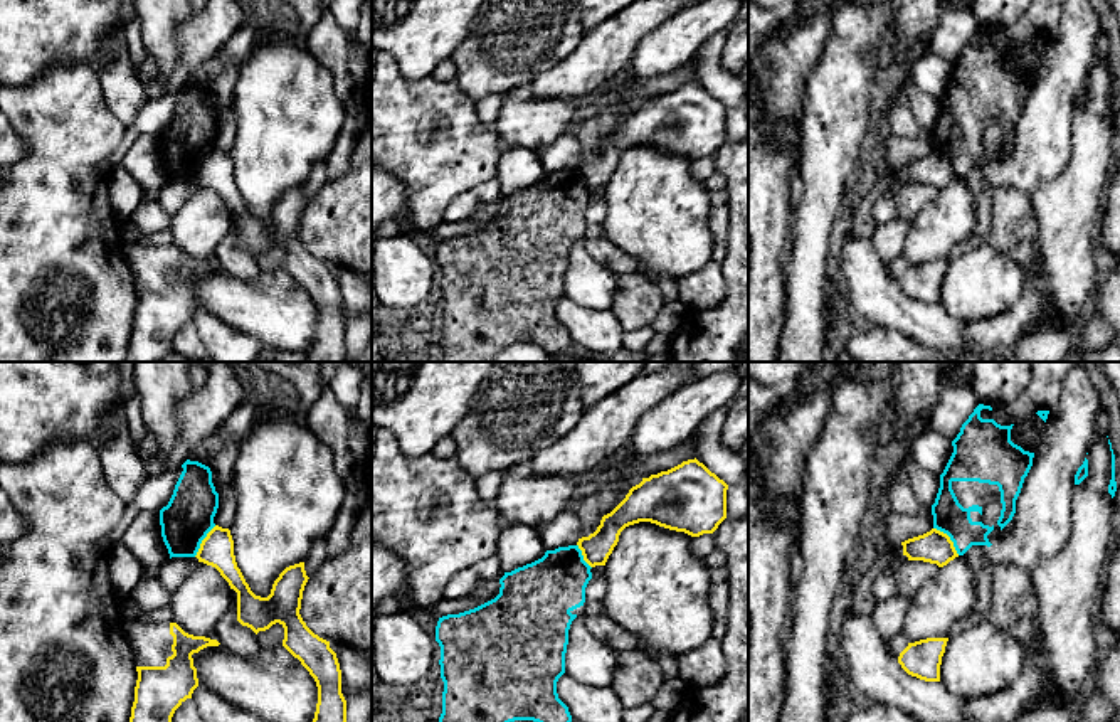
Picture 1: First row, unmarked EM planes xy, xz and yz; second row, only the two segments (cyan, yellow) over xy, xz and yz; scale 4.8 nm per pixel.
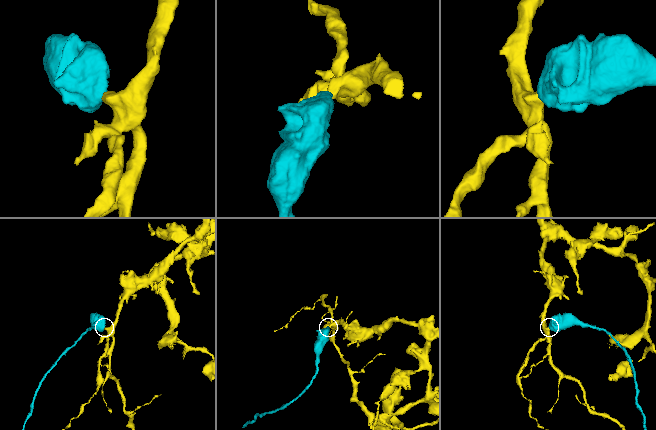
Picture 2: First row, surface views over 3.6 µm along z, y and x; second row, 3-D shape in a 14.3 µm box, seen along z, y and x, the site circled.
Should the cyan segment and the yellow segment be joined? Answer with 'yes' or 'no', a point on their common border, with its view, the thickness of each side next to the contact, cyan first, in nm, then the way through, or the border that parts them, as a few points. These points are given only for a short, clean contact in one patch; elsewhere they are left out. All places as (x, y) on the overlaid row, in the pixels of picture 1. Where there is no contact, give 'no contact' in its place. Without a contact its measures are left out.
no; contact yz (950, 539); calibres 160 and 160 nm; border yz (934, 527), (949, 537), (959, 554)

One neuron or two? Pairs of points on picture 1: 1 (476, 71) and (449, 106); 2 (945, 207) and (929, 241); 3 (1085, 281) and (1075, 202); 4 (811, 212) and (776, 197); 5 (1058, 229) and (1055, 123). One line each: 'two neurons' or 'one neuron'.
1: two neurons
2: one neuron
3: one neuron
4: two neurons
5: two neurons

